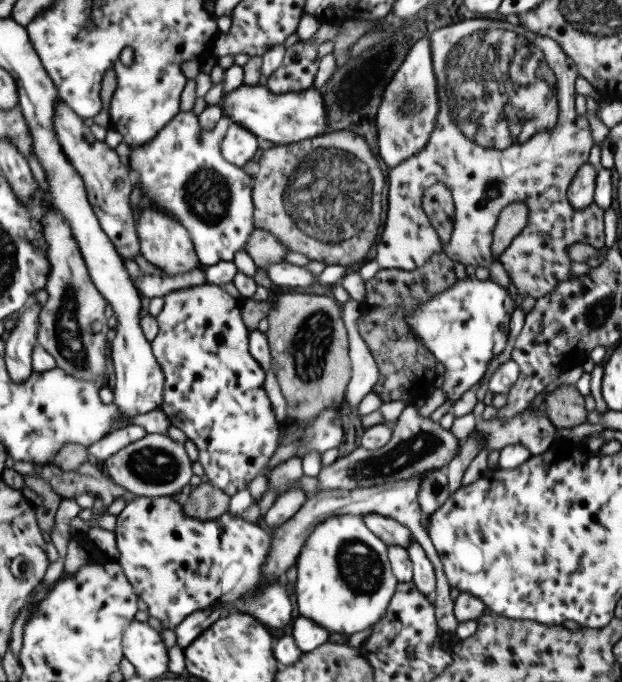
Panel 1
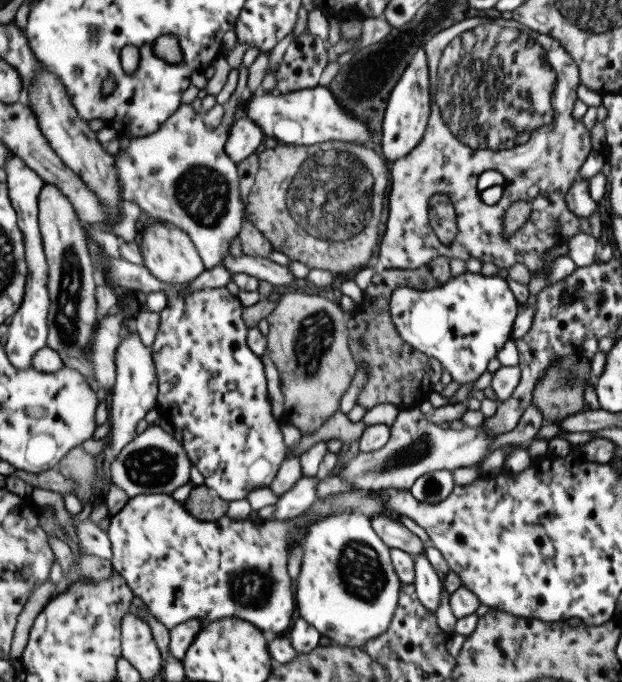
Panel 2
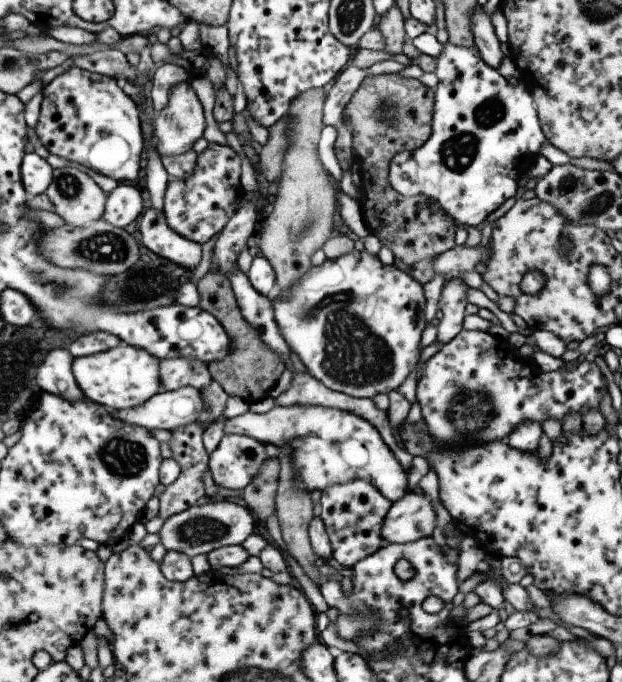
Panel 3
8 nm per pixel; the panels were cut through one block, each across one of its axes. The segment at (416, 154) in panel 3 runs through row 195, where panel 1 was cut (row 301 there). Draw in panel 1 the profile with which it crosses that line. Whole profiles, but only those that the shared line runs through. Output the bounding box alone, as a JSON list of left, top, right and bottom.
[401,276,516,404]

